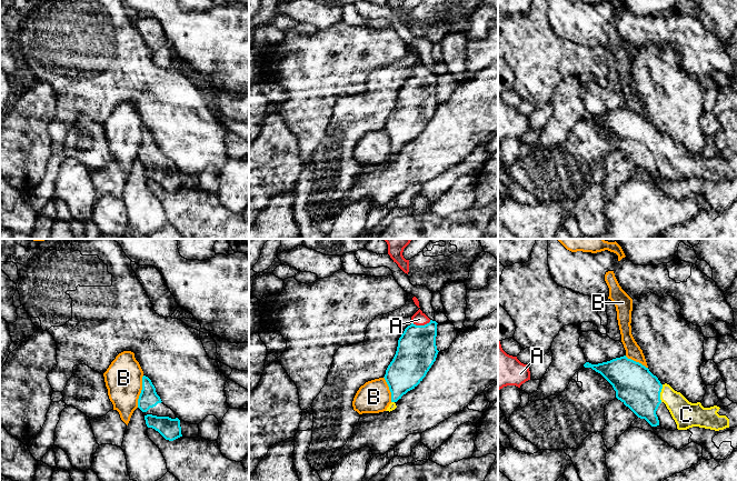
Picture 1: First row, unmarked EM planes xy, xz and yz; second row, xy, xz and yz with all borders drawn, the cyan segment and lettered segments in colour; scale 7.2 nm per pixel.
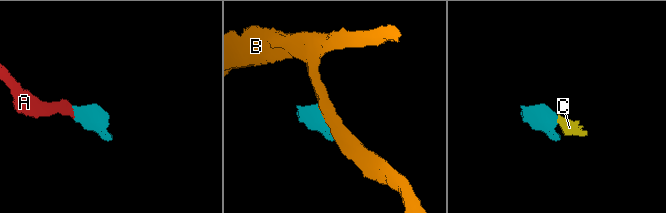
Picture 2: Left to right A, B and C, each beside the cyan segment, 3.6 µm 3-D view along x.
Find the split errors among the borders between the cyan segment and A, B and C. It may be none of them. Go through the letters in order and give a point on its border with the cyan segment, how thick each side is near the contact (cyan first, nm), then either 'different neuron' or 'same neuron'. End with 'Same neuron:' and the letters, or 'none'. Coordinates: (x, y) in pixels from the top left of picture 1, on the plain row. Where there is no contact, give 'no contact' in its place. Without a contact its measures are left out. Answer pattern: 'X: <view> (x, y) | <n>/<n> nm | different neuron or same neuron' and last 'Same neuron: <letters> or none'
A: xz (421, 77) | 280/100 nm | same neuron
B: xy (141, 142) | 140/280 nm | different neuron
C: yz (659, 144) | 300/190 nm | same neuron
Same neuron: A, C

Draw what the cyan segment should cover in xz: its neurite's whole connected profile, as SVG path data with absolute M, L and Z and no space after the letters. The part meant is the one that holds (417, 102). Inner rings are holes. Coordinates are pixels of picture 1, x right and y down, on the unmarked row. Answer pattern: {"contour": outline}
{"contour": "M420 60L411 68L411 71L412 74L405 80L398 91L396 106L384 128L391 143L391 154L386 161L389 163L397 159L396 153L404 146L415 140L422 132L439 103L436 97L438 74L430 71Z"}

